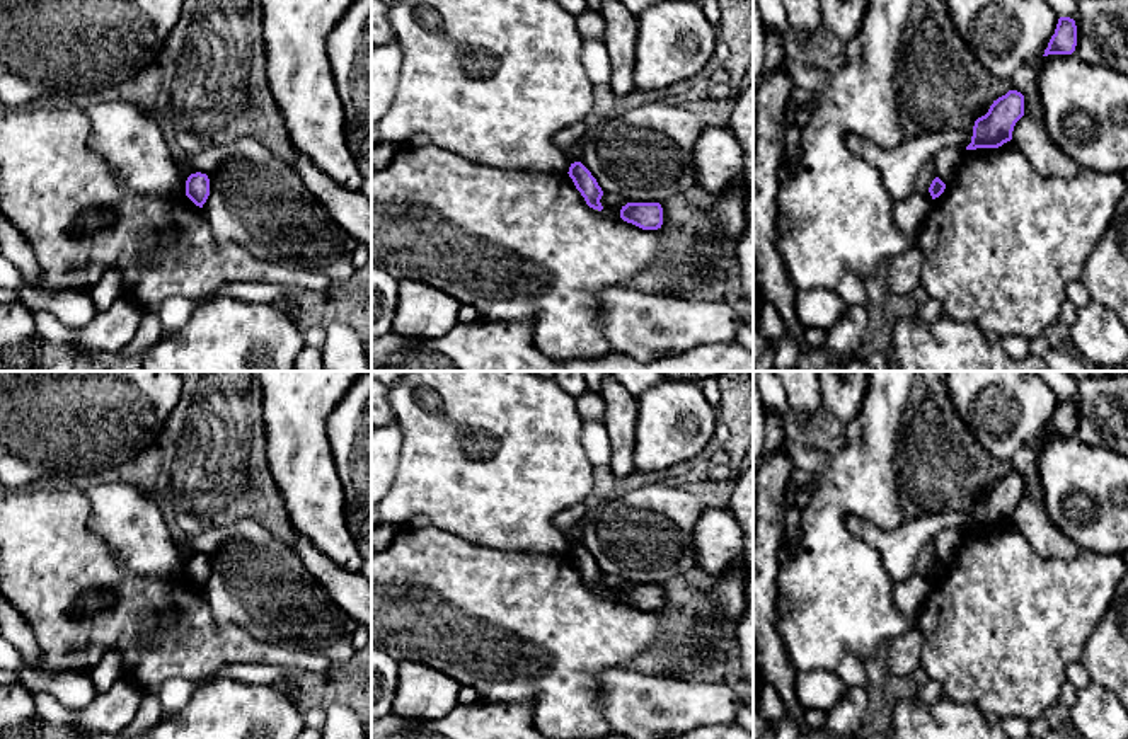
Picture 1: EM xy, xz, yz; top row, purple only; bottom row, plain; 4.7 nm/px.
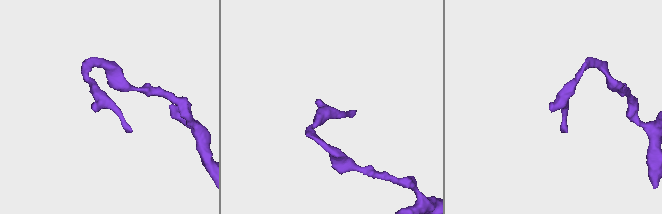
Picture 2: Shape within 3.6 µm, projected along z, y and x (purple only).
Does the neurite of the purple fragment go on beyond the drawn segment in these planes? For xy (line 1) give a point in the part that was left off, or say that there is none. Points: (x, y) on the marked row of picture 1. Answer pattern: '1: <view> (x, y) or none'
1: none

